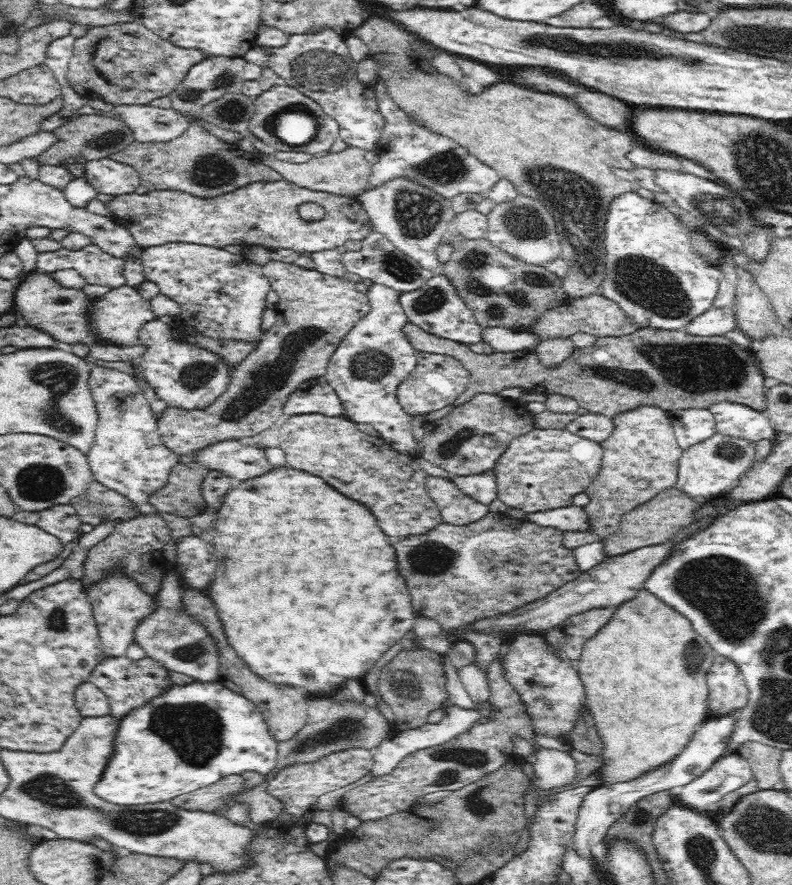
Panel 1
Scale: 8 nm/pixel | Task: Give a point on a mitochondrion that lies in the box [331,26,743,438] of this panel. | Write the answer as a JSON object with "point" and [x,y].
{"point":[578,205]}

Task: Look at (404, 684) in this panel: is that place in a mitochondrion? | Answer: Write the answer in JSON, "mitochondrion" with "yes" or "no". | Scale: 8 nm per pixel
{"mitochondrion":"yes"}

